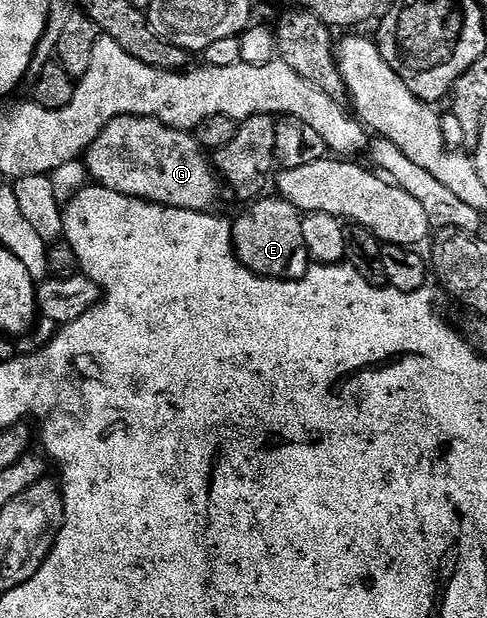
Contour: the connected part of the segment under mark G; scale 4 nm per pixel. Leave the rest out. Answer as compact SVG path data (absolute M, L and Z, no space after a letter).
M120 115L104 129L96 132L83 156L84 163L94 184L111 189L115 193L129 195L133 199L144 199L146 203L160 203L162 207L212 212L216 208L213 206L216 205L217 198L220 197L221 191L223 192L222 180L196 134L169 127L147 115Z

